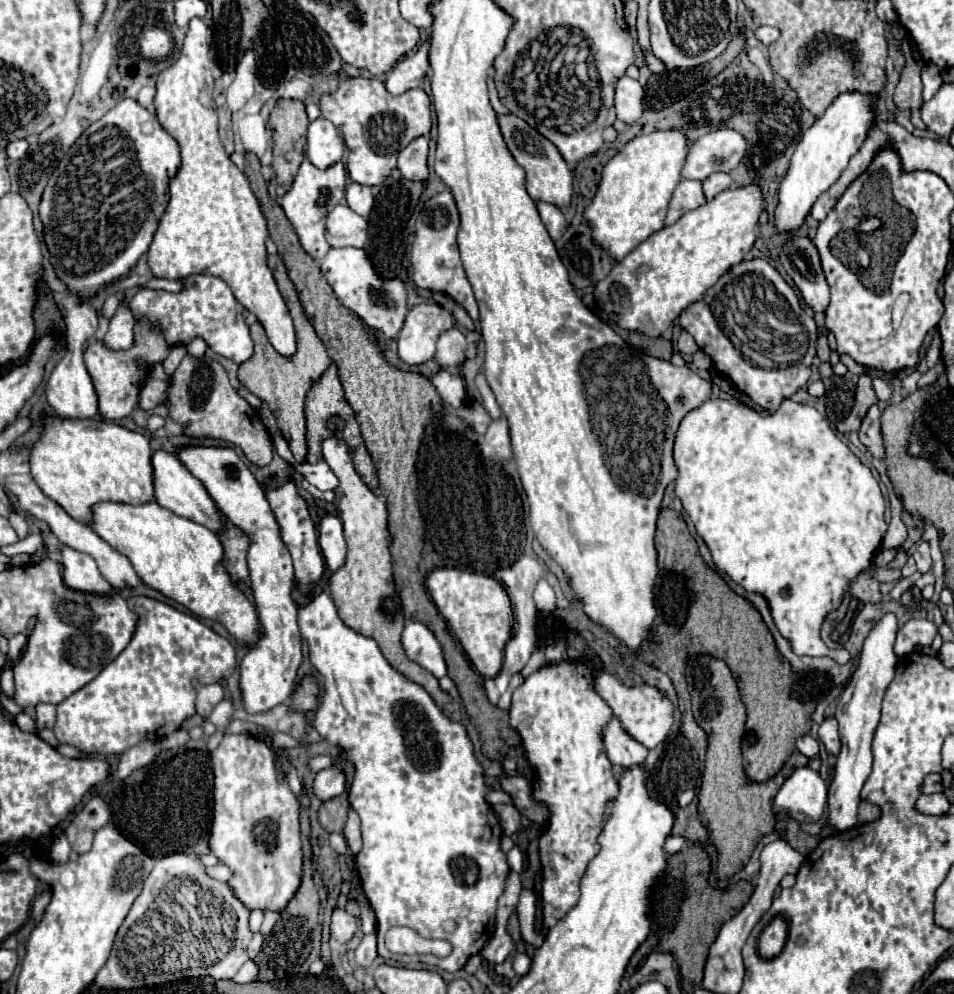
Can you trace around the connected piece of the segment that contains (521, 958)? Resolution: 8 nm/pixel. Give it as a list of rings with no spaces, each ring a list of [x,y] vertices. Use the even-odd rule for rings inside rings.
[[[515,954],[515,958],[513,958],[513,970],[515,970],[519,976],[527,974],[527,972],[531,970],[531,958],[529,958],[527,954]]]

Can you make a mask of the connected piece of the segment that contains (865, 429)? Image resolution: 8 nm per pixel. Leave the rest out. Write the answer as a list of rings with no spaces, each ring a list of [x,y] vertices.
[[[871,406],[865,420],[863,420],[863,424],[861,424],[861,430],[859,430],[859,440],[861,440],[861,444],[865,444],[869,448],[873,458],[883,458],[885,456],[883,442],[881,442],[879,418],[881,418],[879,406]]]

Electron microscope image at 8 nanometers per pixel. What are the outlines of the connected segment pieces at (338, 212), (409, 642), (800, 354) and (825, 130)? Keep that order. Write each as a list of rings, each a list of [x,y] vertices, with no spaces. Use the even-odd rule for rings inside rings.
[[[339,204],[327,214],[327,242],[333,248],[363,246],[367,238],[367,220],[347,204]]]
[[[409,622],[401,636],[403,648],[413,658],[413,662],[425,666],[433,676],[445,676],[445,658],[443,648],[435,634],[421,622]]]
[[[761,258],[743,260],[741,264],[733,266],[723,278],[713,288],[709,288],[709,292],[701,300],[693,302],[691,306],[687,306],[681,312],[679,324],[681,324],[683,330],[687,330],[695,338],[697,346],[705,354],[711,356],[711,360],[713,360],[713,364],[715,364],[715,368],[719,372],[729,376],[733,380],[733,384],[741,392],[745,392],[755,404],[759,404],[763,410],[773,414],[781,406],[781,402],[785,398],[789,398],[791,394],[795,394],[801,386],[805,386],[809,376],[811,376],[809,368],[811,368],[811,362],[815,358],[815,346],[817,346],[817,326],[815,326],[815,320],[809,314],[805,316],[805,310],[803,310],[801,302],[793,294],[795,290],[781,278],[781,274],[767,260],[761,260]],[[723,278],[755,278],[755,298],[761,298],[761,300],[769,302],[767,304],[769,310],[775,312],[775,316],[783,324],[787,324],[787,330],[783,334],[781,332],[773,334],[769,344],[765,340],[759,340],[761,342],[759,350],[737,350],[733,346],[733,338],[723,334],[723,318],[733,314],[731,308],[737,306],[731,282],[723,280]],[[777,292],[781,292],[785,298],[781,294],[777,294]],[[789,306],[797,308],[795,314],[799,316],[799,320],[803,322],[803,318],[805,318],[809,326],[805,322],[801,324]],[[763,366],[777,366],[777,368],[763,368]]]
[[[857,90],[841,92],[825,110],[825,114],[817,118],[815,124],[803,134],[791,158],[789,172],[779,186],[779,206],[775,210],[775,224],[779,230],[797,230],[819,194],[841,176],[849,158],[863,146],[875,120],[873,98],[873,94],[863,94]]]

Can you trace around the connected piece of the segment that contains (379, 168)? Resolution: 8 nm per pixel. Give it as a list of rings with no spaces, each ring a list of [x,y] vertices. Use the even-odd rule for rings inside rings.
[[[347,78],[337,92],[321,96],[321,112],[329,118],[345,138],[349,148],[347,170],[353,182],[365,186],[383,184],[397,162],[397,154],[413,138],[431,130],[431,102],[423,90],[409,90],[401,96],[391,96],[381,80]]]

